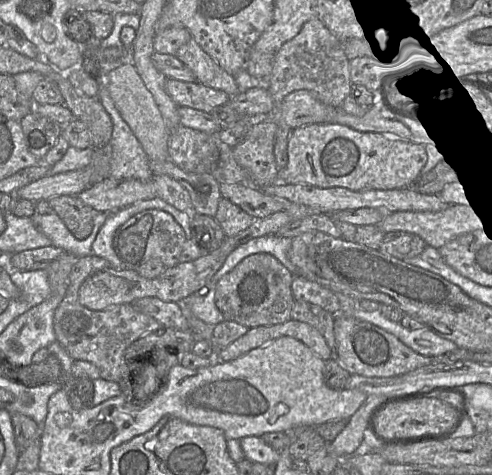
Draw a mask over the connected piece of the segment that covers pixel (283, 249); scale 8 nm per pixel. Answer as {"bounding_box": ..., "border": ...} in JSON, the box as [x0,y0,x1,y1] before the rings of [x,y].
{"bounding_box":[210,234,299,289],"border":[[[276,234],[251,239],[250,241],[238,246],[226,258],[222,267],[214,275],[210,281],[210,289],[215,286],[223,275],[230,272],[244,258],[256,253],[269,253],[277,258],[294,277],[299,276],[297,269],[289,258],[289,250],[291,247],[292,238],[285,238]]]}

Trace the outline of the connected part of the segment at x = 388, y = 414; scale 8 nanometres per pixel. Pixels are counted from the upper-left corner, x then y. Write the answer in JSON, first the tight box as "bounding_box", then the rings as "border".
{"bounding_box":[374,398,465,437],"border":[[[420,398],[388,405],[374,418],[375,429],[384,437],[422,437],[451,435],[465,413],[439,398]]]}

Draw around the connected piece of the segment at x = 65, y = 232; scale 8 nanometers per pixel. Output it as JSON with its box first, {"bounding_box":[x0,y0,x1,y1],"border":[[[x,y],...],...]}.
{"bounding_box":[40,212,115,257],"border":[[[54,212],[47,214],[46,220],[40,220],[43,226],[43,234],[48,237],[52,245],[70,253],[75,257],[85,257],[92,254],[92,244],[97,233],[104,225],[110,214],[115,212],[99,212],[93,218],[92,233],[85,239],[77,239],[67,228],[62,219]]]}

